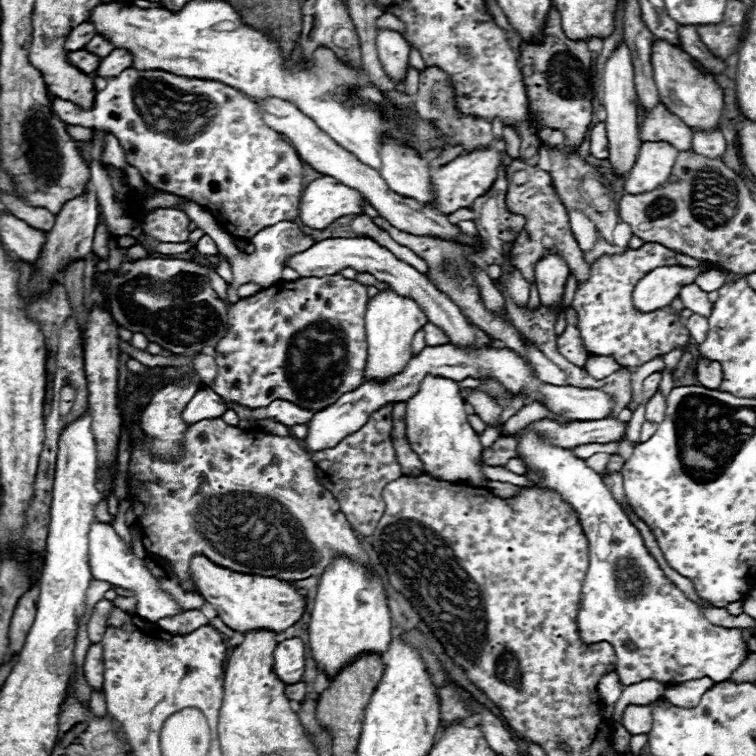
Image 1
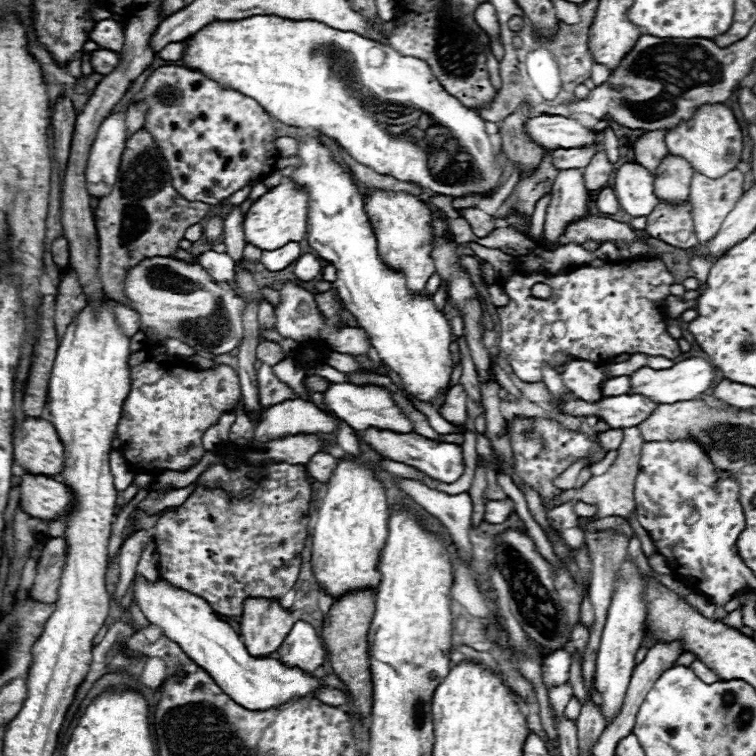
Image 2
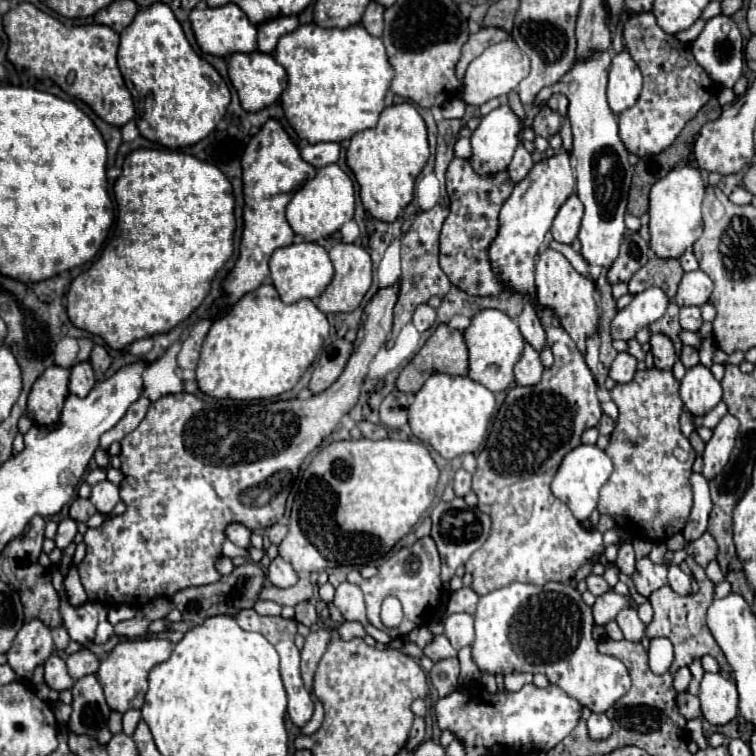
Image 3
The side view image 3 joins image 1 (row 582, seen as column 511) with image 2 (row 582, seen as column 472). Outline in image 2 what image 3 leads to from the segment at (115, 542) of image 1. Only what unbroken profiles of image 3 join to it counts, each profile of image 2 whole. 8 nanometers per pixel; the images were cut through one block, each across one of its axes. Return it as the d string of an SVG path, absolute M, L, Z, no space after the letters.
M136 576L132 582L132 600L144 612L144 616L152 624L160 626L164 630L164 636L174 640L240 706L248 710L266 710L280 706L294 696L306 698L322 686L318 678L308 676L298 668L286 668L284 664L268 656L250 656L232 626L220 620L220 616L200 596L182 592L180 588L166 584L162 578L158 578L156 582L148 582L146 578Z

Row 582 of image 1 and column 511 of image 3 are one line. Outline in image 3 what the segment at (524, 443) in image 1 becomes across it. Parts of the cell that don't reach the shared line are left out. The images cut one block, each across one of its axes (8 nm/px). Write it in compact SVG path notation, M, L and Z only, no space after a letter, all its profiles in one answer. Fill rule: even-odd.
M512 582L486 596L480 596L476 620L476 640L472 660L486 674L530 672L544 674L550 684L560 686L592 712L606 712L630 690L628 668L614 656L604 656L592 638L594 618L580 592L564 582L532 586ZM566 644L566 652L564 652Z

